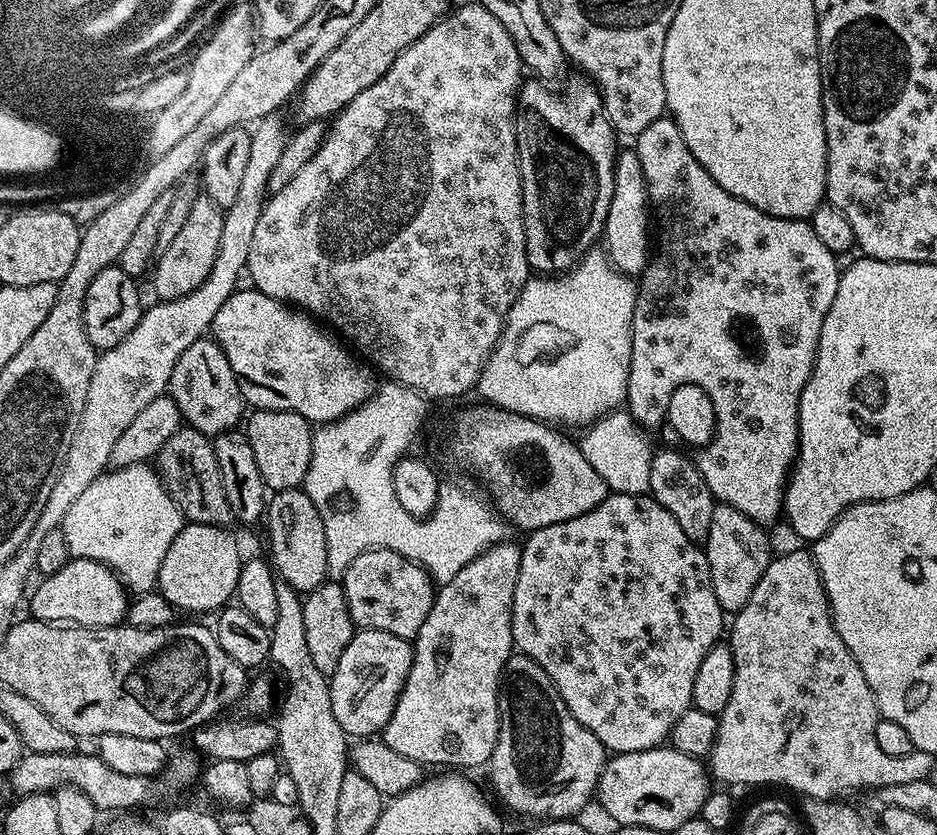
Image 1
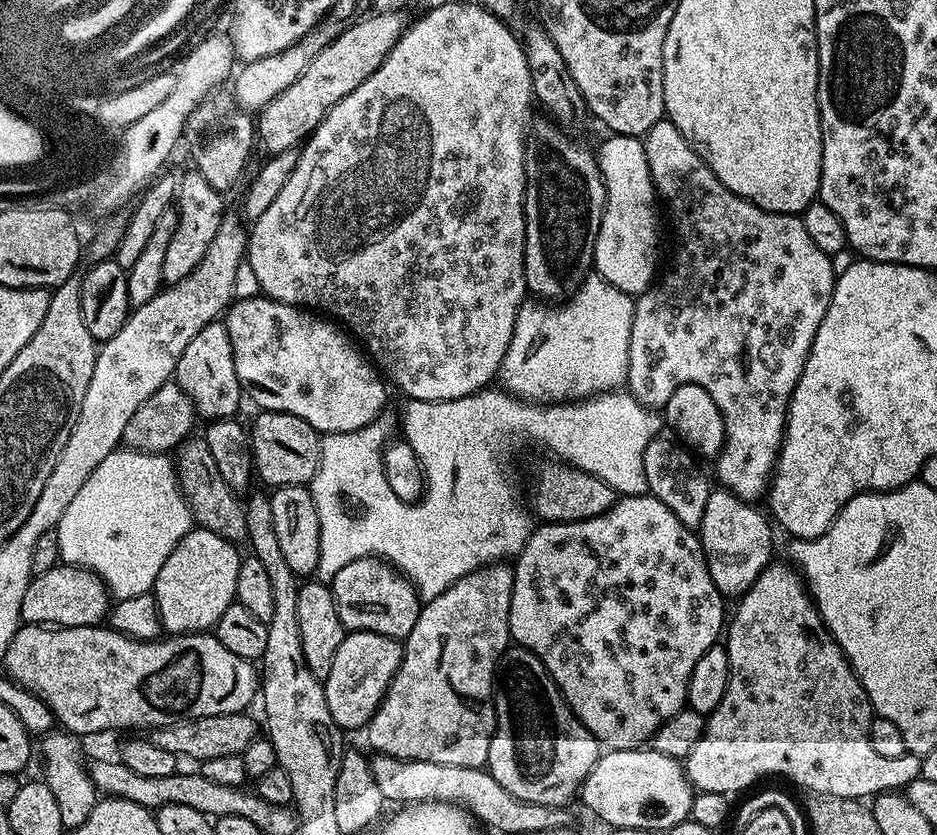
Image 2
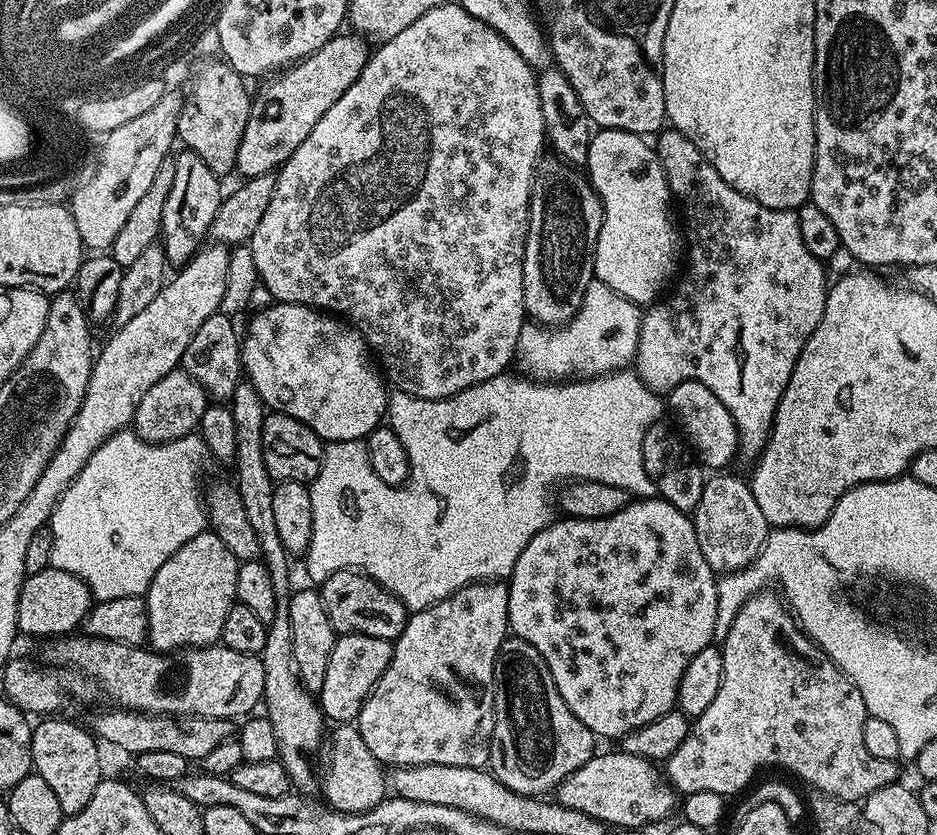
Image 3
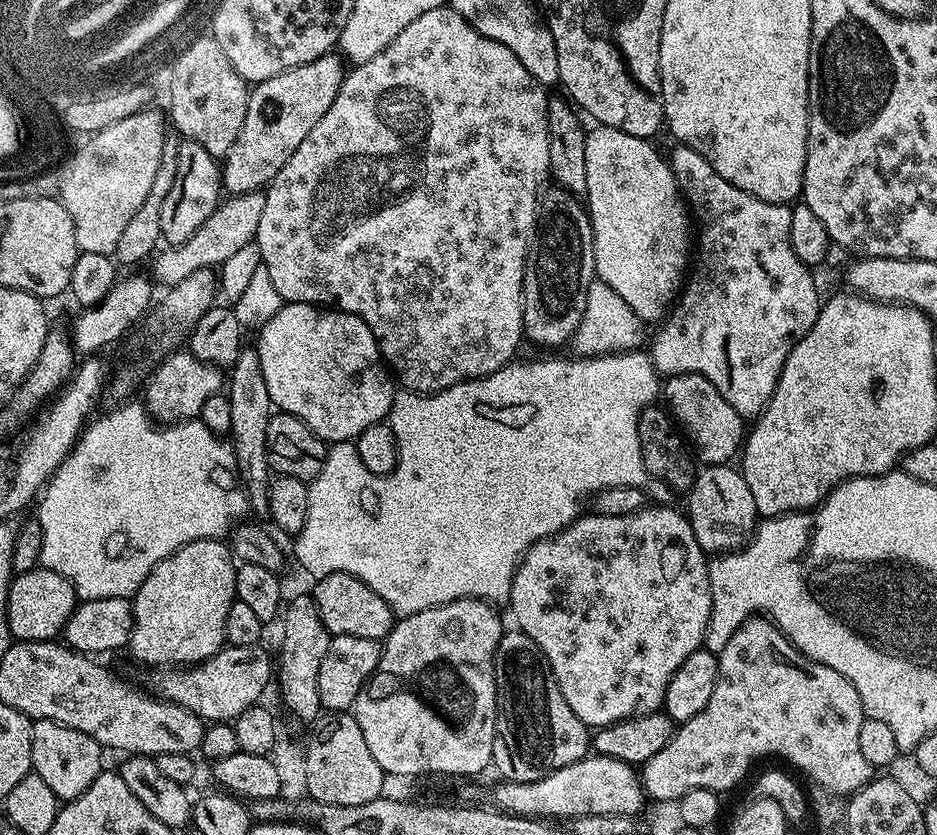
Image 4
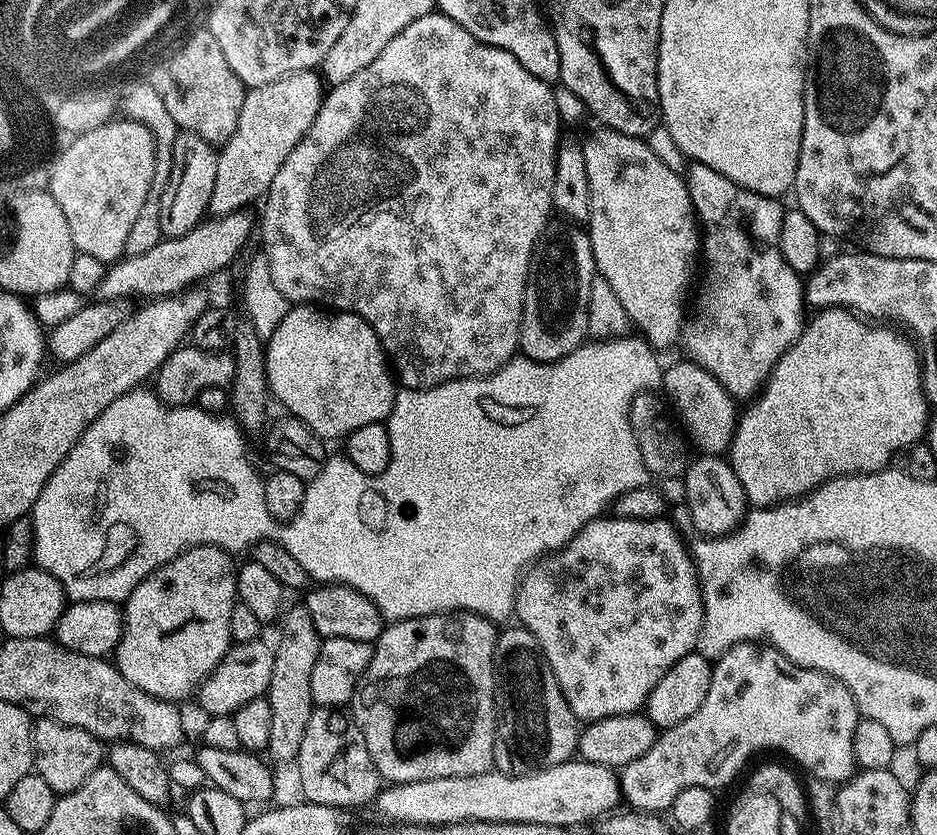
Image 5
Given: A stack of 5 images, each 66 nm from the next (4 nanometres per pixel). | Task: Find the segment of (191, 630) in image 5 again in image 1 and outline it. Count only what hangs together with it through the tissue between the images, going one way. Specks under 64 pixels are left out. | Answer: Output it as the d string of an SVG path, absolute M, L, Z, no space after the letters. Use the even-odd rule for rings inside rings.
M188 522L180 529L178 538L170 542L170 550L162 558L158 590L175 609L215 613L235 597L242 555L228 531L227 527Z

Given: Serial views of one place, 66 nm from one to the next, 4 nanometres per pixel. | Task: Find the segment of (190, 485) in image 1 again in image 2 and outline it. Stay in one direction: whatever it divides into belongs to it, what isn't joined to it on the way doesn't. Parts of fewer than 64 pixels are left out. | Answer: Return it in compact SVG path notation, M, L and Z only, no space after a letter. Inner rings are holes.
M189 438L180 445L174 456L176 479L180 482L180 491L184 494L184 501L192 511L193 521L199 527L210 530L231 544L239 545L247 541L245 505L238 501L237 493L226 486L226 478L218 471L218 462L210 454L210 446L206 446L203 438Z

